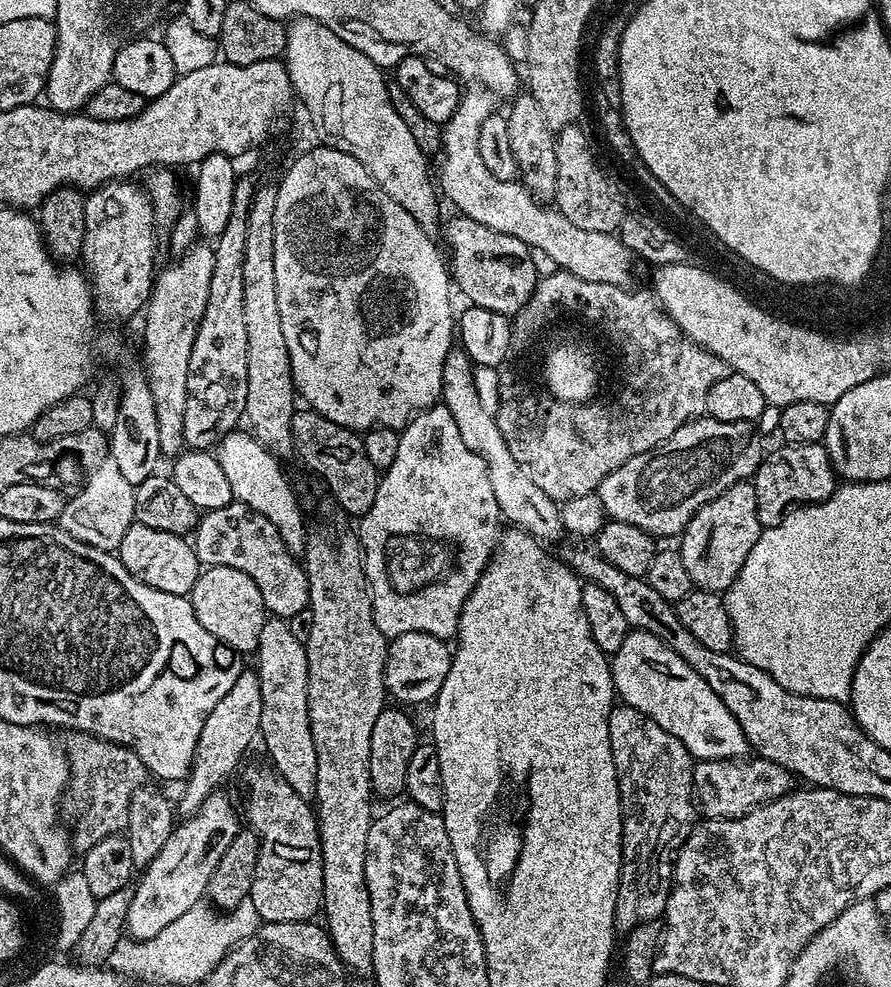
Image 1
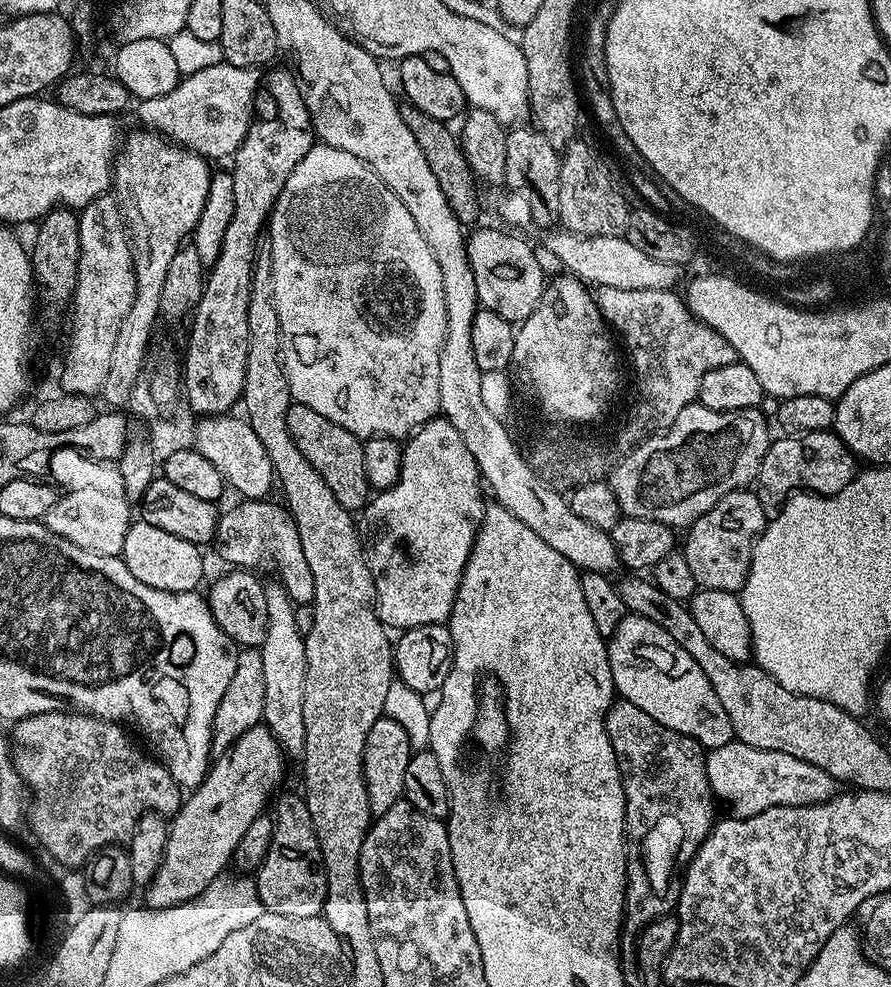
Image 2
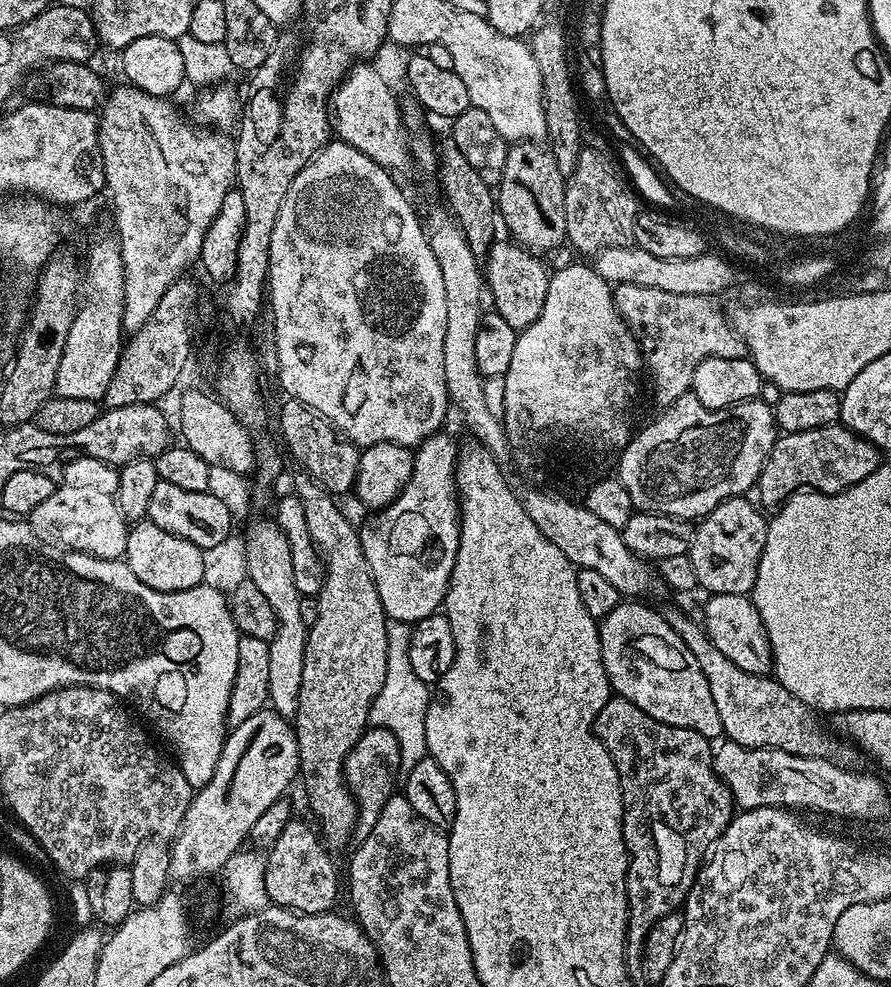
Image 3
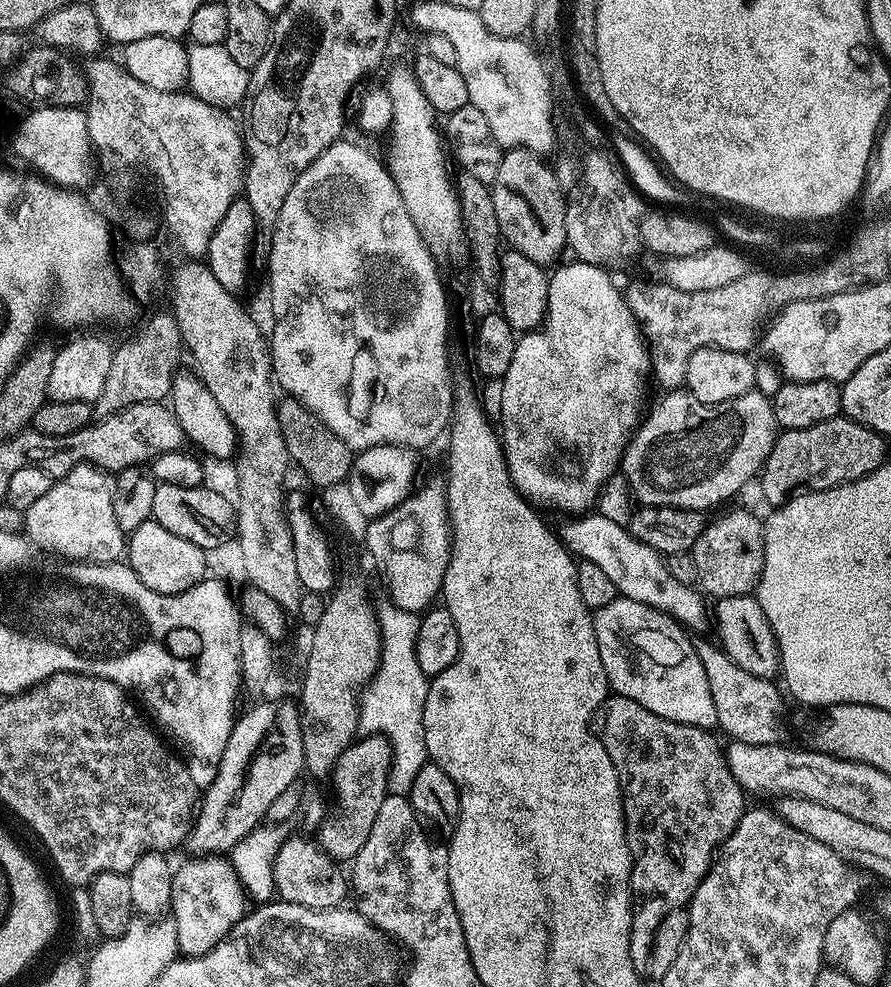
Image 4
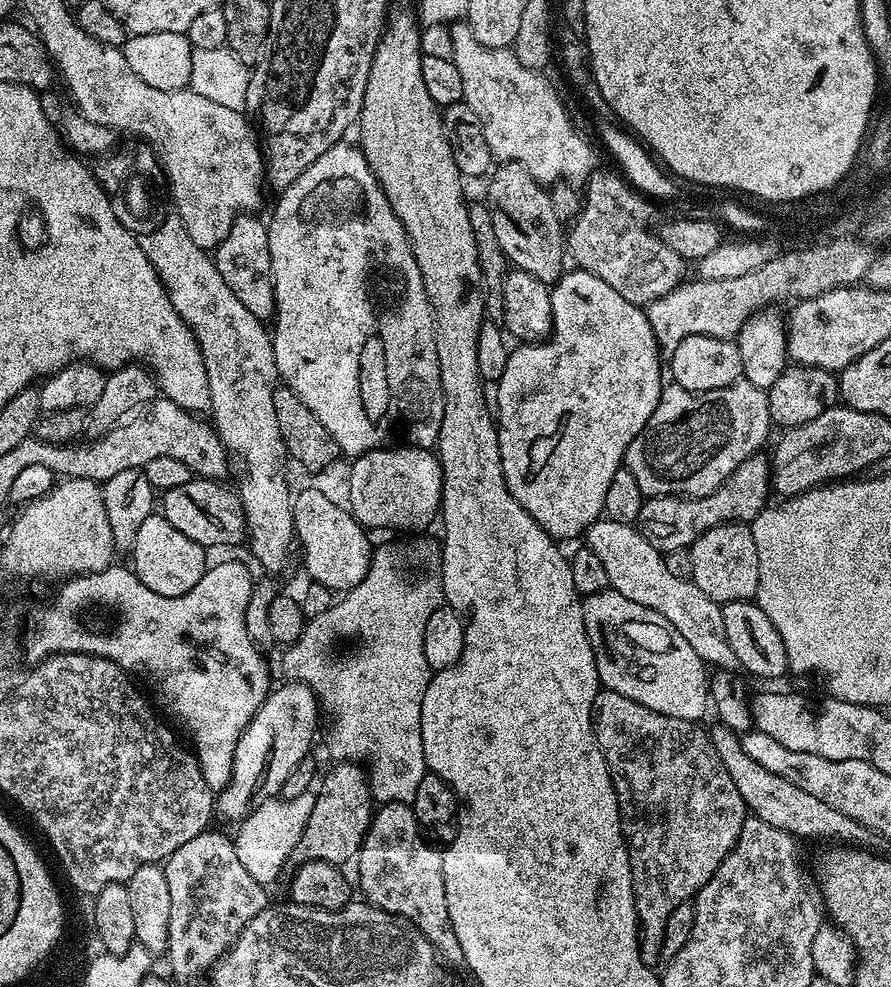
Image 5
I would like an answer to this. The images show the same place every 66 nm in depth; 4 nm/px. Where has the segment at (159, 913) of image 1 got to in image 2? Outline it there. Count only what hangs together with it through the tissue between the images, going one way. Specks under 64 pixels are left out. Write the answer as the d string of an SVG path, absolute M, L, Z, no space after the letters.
M261 722L256 724L238 742L234 742L227 752L217 755L214 763L209 767L208 777L203 780L198 787L191 789L192 796L183 801L179 812L171 817L168 830L168 841L166 850L162 858L162 866L158 866L158 874L146 886L148 892L149 909L153 908L173 908L179 904L185 904L187 900L194 900L206 886L210 886L221 875L224 867L229 867L234 850L238 842L242 839L242 834L265 811L264 808L273 799L272 791L280 784L280 779L284 776L284 763L286 757L280 749L279 742L274 738L274 734L268 725Z

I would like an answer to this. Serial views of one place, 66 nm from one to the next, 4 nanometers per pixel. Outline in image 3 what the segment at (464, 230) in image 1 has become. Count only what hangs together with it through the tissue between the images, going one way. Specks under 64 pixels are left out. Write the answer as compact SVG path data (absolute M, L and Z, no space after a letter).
M497 239L486 257L486 288L491 295L491 307L517 330L530 326L538 314L542 314L549 275L549 269L539 255L528 252L511 239Z

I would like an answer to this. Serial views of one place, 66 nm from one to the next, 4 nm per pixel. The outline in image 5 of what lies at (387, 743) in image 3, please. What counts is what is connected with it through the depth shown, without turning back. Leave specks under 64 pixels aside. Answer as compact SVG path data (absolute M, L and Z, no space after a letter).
M336 762L331 765L333 768L328 773L323 773L319 781L318 789L312 801L310 818L302 830L302 838L298 838L298 846L294 846L291 863L299 866L311 860L325 860L328 864L337 866L347 865L347 860L359 853L364 835L368 832L368 827L372 821L374 811L374 801L372 798L372 787L368 784L368 773L359 763L356 762Z

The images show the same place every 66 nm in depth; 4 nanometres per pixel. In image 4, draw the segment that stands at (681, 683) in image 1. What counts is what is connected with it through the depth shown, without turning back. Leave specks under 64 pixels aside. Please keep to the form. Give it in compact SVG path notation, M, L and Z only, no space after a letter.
M617 595L610 606L595 609L592 625L594 638L598 638L598 654L602 654L602 670L606 670L609 689L615 695L630 698L638 702L638 706L646 706L650 714L658 714L658 718L666 718L670 722L709 730L717 727L714 698L710 698L710 682L706 682L706 670L702 670L693 637L667 612Z

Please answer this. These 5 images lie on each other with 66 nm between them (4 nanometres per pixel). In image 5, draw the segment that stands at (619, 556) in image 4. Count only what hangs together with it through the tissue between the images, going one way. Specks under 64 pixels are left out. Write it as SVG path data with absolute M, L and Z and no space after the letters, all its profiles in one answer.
M601 518L588 528L584 535L584 542L604 565L609 587L613 591L662 614L693 647L694 652L702 658L705 665L719 671L734 672L740 668L737 654L726 639L722 606L714 602L708 594L703 593L692 580L675 577L667 569L663 553L650 545L635 525Z

